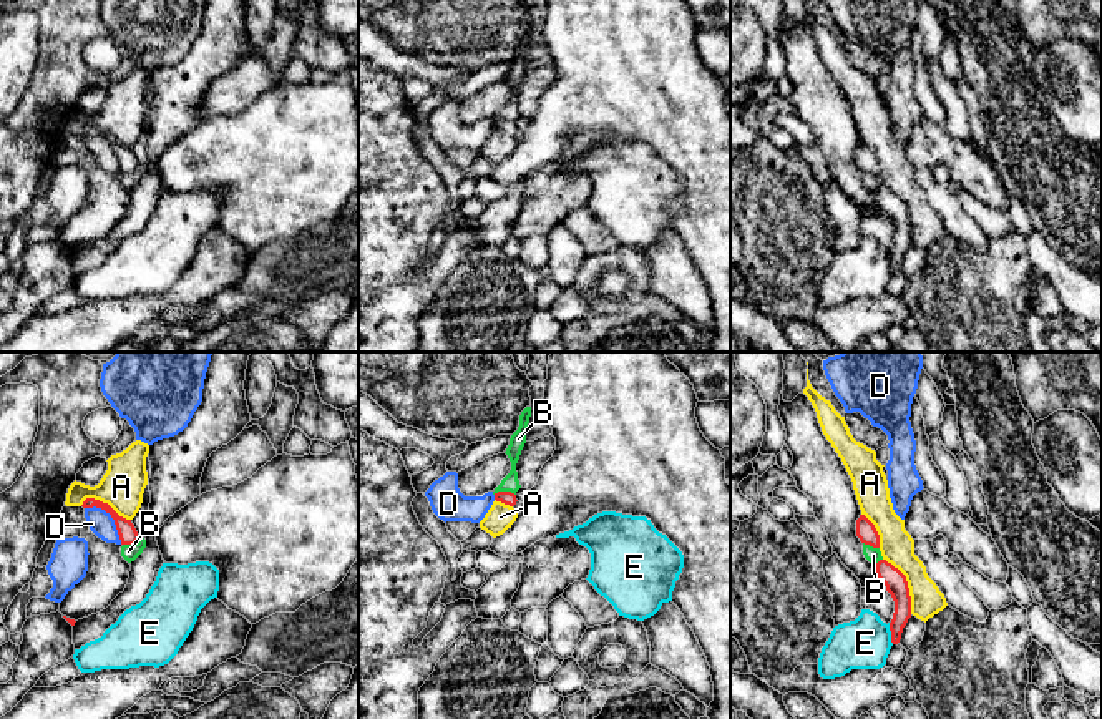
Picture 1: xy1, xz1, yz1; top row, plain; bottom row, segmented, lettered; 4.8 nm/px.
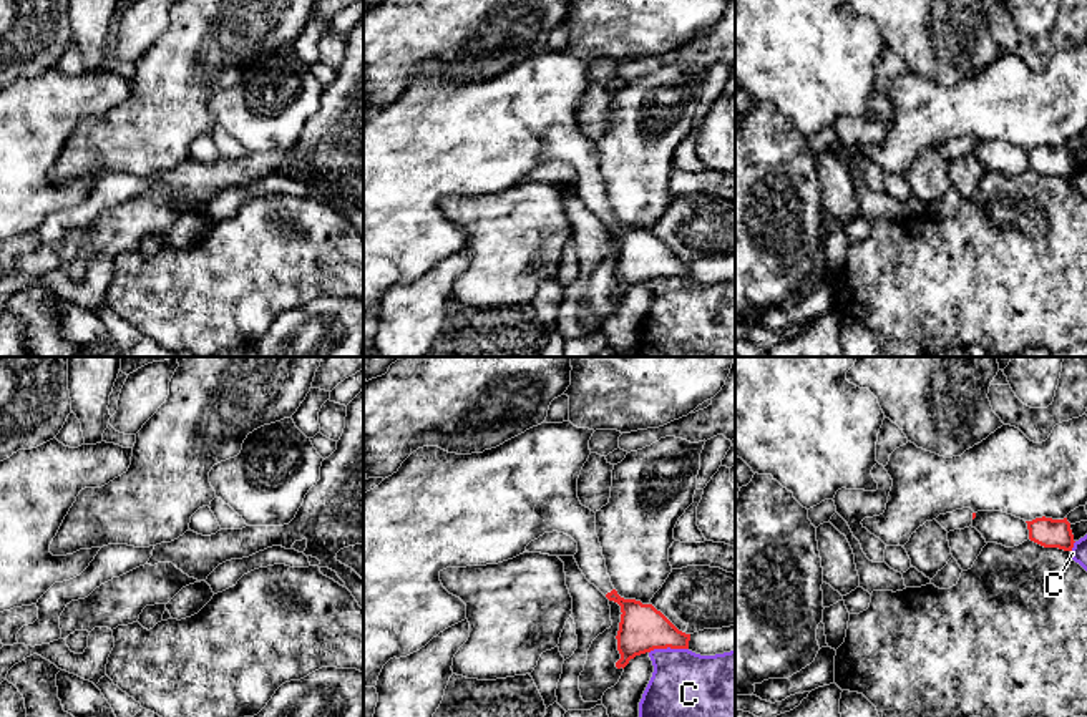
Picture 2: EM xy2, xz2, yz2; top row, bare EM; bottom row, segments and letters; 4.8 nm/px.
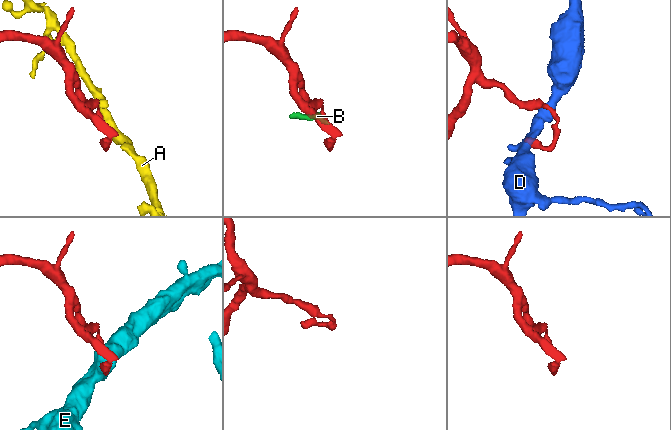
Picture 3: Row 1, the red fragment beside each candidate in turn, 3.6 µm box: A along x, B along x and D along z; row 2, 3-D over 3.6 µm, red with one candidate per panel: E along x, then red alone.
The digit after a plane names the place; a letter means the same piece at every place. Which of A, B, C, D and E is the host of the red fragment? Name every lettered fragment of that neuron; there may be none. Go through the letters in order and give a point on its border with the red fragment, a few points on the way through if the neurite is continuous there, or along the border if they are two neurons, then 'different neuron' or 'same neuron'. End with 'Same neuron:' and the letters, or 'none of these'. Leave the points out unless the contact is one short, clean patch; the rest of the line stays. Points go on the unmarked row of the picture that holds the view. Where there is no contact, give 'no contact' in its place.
A: contact yz1 (906, 213); different neuron
B: contact xz1 (505, 120); border xz1 (493, 122), (511, 120), (515, 123); different neuron
C: contact xz2 (667, 274); different neuron
D: contact xy1 (112, 145); border xy1 (85, 135), (103, 136), (113, 148), (121, 171); different neuron
E: contact yz1 (892, 261); border yz1 (888, 251), (893, 271); different neuron
Same neuron: none of these

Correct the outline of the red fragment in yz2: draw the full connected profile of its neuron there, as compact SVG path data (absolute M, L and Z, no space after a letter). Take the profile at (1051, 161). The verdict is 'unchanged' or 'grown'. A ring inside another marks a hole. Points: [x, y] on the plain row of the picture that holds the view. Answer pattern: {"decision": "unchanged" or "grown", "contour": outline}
{"decision": "unchanged", "contour": "M1042 144L1026 151L1031 169L1044 176L1059 176L1064 179L1072 179L1075 169L1067 146L1052 148Z"}

